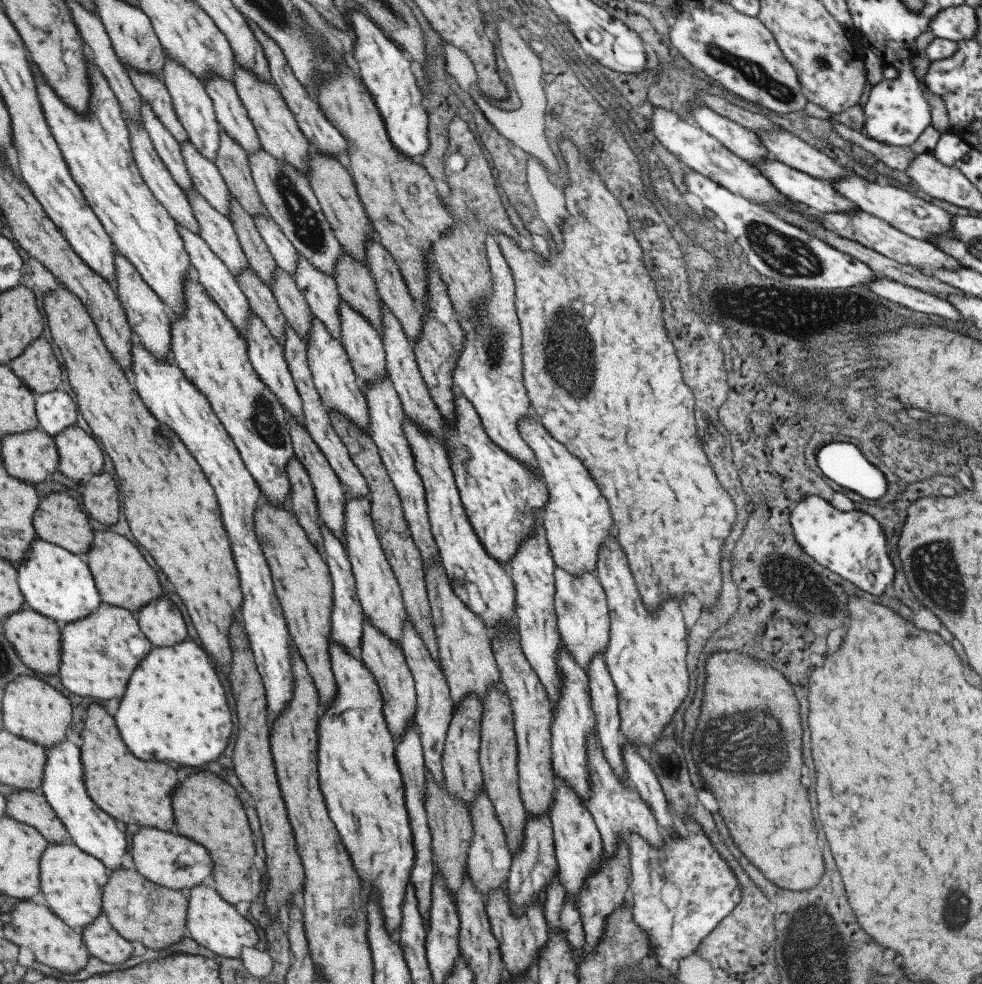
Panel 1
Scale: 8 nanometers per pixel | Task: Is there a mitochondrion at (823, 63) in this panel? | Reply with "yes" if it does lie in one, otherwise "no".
yes

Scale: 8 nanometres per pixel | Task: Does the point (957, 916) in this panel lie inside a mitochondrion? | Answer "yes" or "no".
yes

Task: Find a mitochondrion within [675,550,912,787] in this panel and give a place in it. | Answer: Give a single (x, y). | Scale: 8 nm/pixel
(727, 744)

